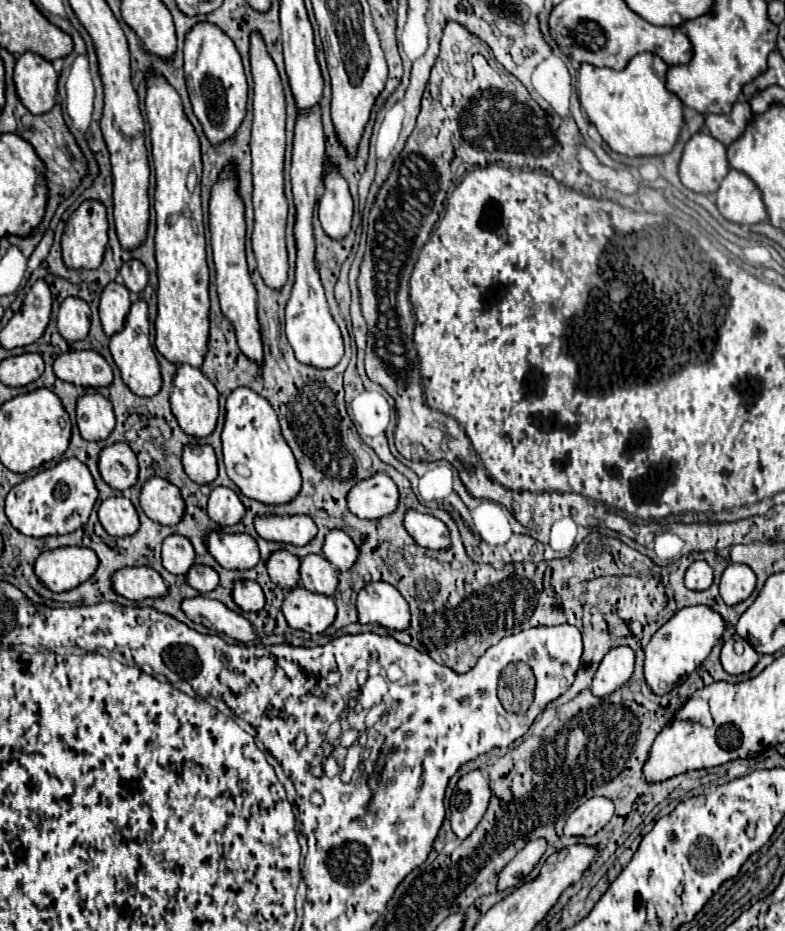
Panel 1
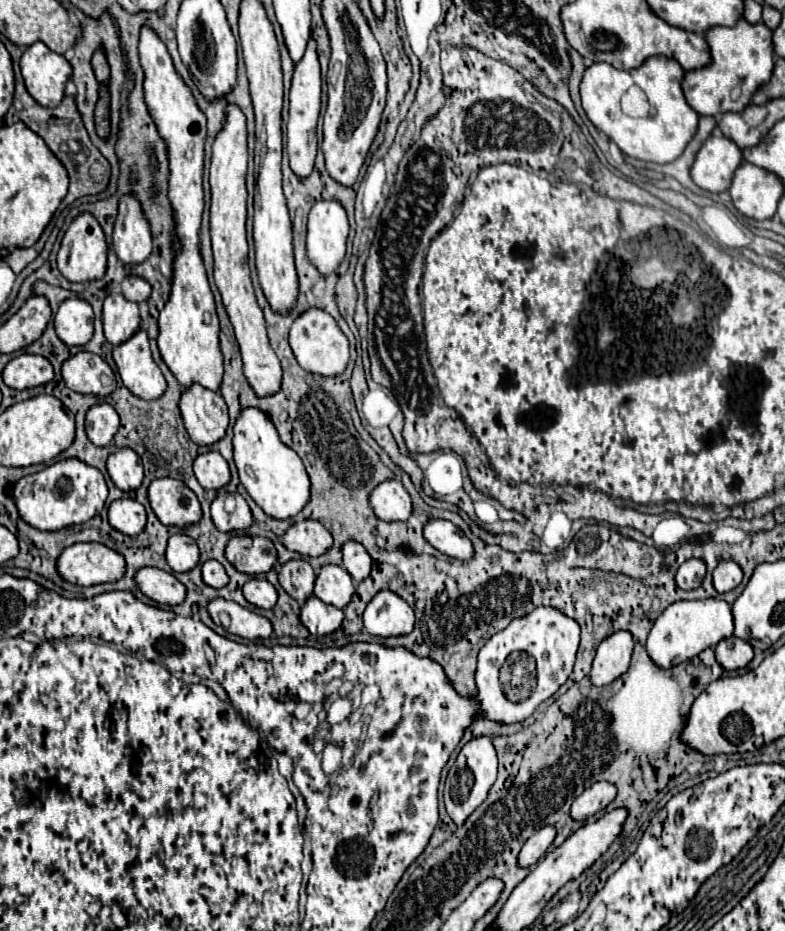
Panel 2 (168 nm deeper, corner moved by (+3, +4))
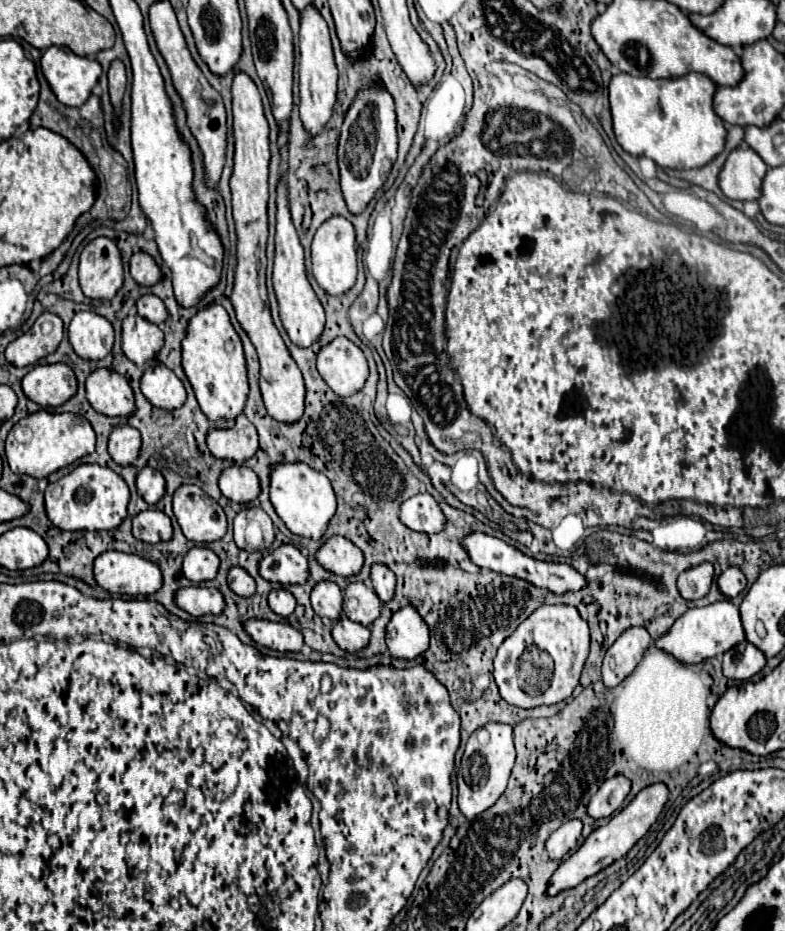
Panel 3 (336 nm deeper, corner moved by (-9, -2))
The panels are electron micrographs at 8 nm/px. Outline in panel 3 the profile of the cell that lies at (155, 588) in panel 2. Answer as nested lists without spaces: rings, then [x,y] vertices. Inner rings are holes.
[[[185,587],[177,593],[177,605],[193,617],[219,615],[225,609],[225,597],[219,589],[209,587]]]

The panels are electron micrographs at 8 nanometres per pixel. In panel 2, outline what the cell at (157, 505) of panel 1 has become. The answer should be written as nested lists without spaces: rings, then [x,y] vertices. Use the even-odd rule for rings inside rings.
[[[153,479],[149,485],[149,503],[163,525],[185,527],[201,519],[201,507],[195,493],[179,479]]]

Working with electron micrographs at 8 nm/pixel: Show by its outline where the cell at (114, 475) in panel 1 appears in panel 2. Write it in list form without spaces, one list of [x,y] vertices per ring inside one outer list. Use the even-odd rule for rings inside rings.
[[[117,447],[107,457],[107,473],[115,487],[121,491],[133,491],[143,481],[143,465],[139,455],[129,447]]]

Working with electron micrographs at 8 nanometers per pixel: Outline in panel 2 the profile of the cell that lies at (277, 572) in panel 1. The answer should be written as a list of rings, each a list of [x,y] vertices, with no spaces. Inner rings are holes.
[[[291,559],[279,569],[279,583],[281,587],[299,603],[303,603],[313,593],[315,571],[303,559]]]

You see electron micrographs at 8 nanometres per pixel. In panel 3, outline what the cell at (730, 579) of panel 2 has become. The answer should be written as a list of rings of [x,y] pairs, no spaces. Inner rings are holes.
[[[729,567],[729,569],[725,569],[725,571],[719,575],[717,585],[719,585],[719,591],[721,591],[725,597],[735,597],[735,595],[739,595],[739,593],[745,589],[747,581],[745,581],[745,575],[741,573],[739,567]]]

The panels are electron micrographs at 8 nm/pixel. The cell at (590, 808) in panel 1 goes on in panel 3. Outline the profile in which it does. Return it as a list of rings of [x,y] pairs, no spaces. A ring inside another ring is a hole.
[[[615,775],[613,779],[607,779],[599,787],[599,791],[593,795],[593,799],[587,807],[587,813],[593,819],[613,815],[613,811],[617,811],[623,805],[625,797],[629,795],[629,789],[631,789],[631,783],[623,775]]]

